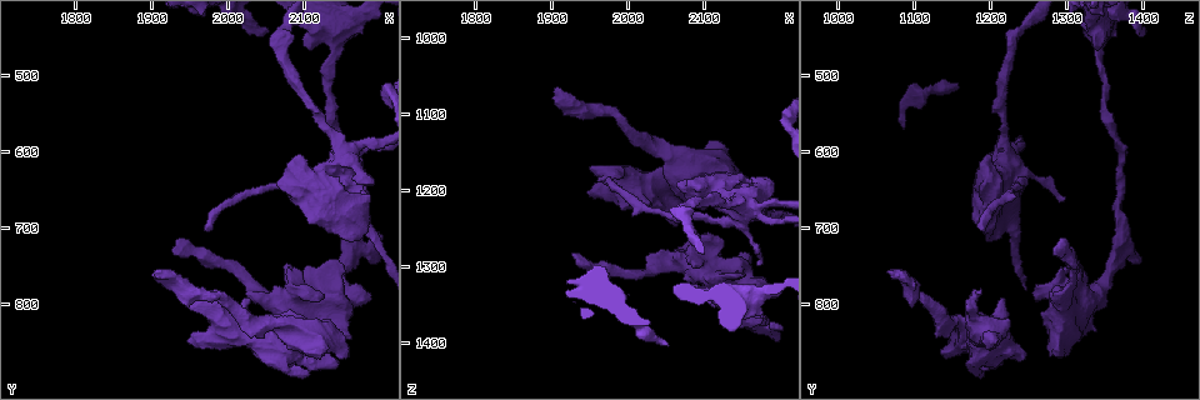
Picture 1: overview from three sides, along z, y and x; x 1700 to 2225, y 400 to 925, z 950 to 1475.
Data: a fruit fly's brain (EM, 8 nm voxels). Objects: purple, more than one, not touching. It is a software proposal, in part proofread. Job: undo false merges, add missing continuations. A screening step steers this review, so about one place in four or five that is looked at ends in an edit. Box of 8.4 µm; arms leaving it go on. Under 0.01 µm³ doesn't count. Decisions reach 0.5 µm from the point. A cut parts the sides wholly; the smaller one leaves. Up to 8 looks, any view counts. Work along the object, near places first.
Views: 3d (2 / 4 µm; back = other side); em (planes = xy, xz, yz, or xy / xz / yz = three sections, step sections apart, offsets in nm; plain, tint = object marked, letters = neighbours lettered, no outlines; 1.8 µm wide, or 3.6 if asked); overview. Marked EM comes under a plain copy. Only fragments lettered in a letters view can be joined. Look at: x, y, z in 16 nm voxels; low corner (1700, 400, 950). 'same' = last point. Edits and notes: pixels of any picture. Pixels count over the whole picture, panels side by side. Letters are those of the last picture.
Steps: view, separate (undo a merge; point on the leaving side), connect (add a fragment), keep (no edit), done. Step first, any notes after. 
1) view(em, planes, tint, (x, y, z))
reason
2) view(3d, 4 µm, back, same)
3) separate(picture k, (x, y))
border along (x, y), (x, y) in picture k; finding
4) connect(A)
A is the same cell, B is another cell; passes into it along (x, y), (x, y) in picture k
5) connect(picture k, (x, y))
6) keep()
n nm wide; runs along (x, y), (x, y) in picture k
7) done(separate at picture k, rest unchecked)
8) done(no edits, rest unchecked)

view(3d, 2 µm, back, (1905, 760, 1065))
branch stops here

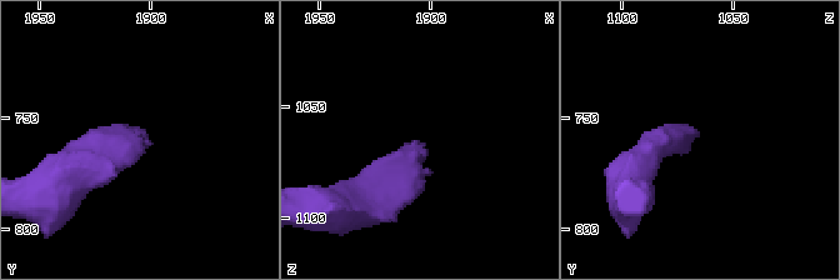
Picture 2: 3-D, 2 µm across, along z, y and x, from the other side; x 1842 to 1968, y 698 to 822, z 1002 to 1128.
view(em, yz, step 8, letters, (1908, 755, 1066))

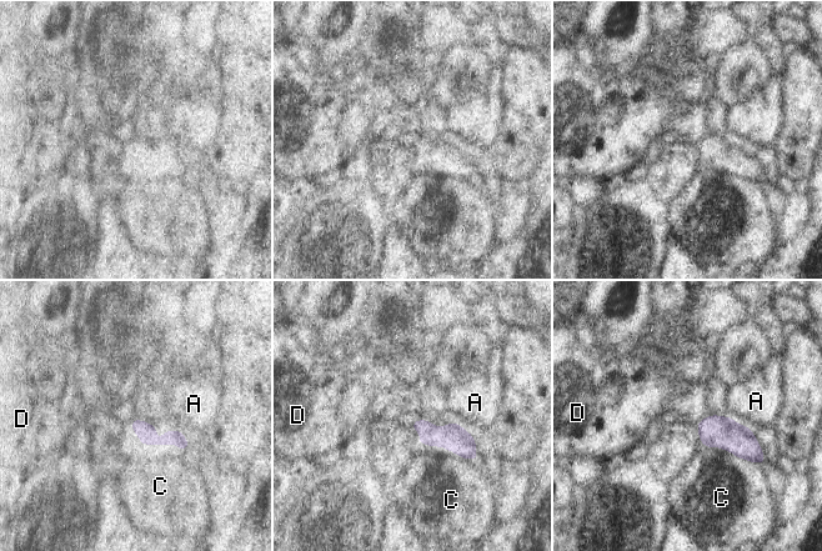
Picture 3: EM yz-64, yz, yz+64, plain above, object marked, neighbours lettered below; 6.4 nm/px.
view(em, xy, step 4, letters, same)
cut it another way

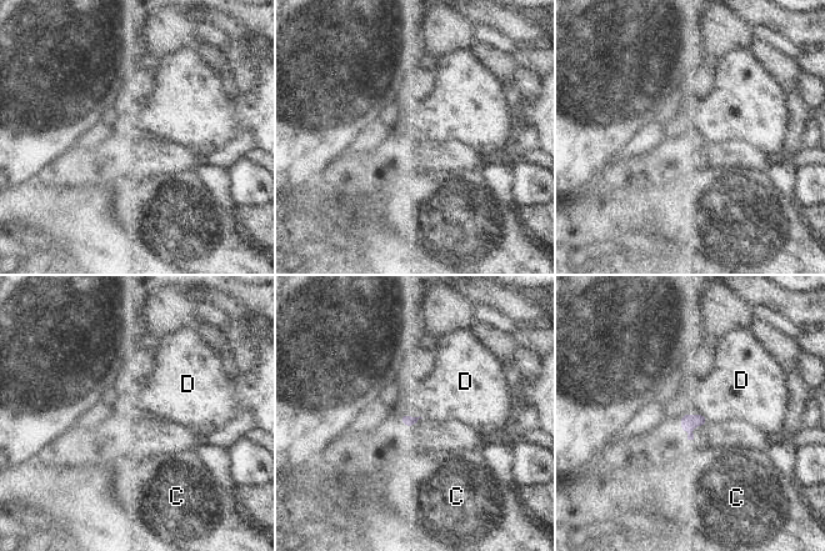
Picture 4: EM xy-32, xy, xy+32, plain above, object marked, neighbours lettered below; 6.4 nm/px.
keep()
C and D are other cells; border along (700, 412), (709, 421) in picture 4; none of them fits

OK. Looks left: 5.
view(em, xy, step 8, letters, (1925, 730, 1285))
free end

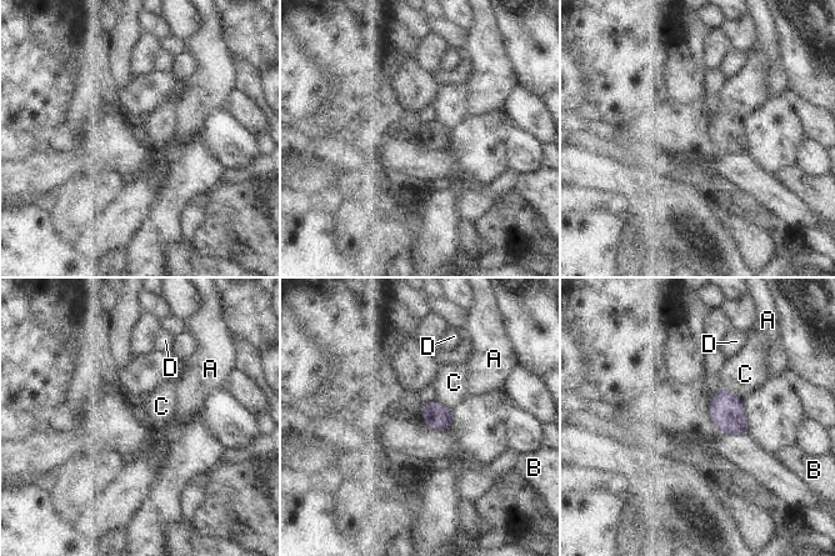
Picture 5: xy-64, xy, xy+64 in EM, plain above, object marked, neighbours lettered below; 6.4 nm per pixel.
keep()
A, B, C and D are other cells; border along (720, 385), (744, 400) in picture 5; no lettered fragment goes on from it

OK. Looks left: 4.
view(em, planes, letters, (2175, 670, 1295))
branch stops here

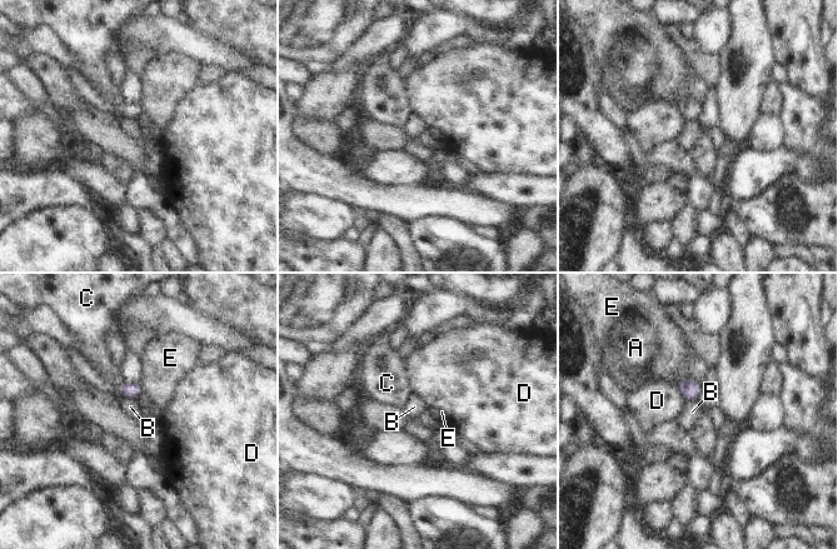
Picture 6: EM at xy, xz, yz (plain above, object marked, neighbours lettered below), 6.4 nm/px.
keep()
A, B, C, D and E are other cells; border along (119, 395), (134, 399) in picture 6; none of them fits

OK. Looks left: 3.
view(em, planes, tint, (2175, 590, 1215))
sudden change in width

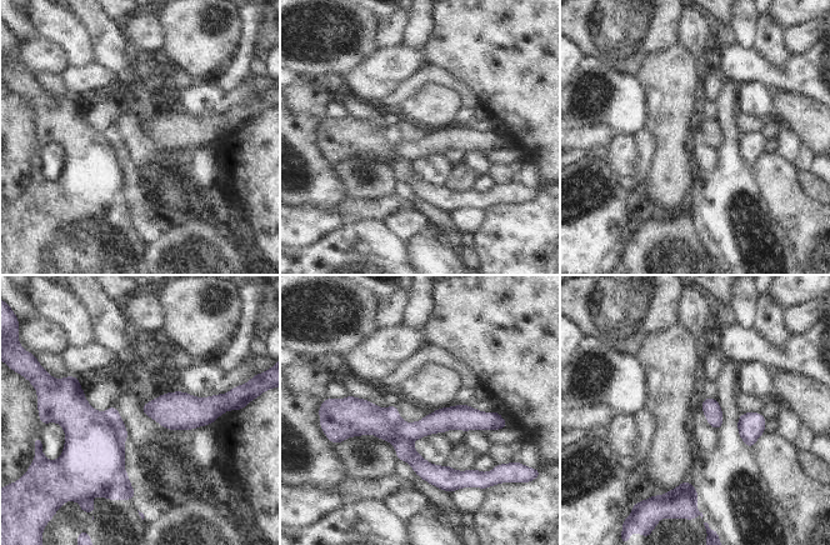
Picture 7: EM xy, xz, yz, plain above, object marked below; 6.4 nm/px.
view(em, planes, letters, same)

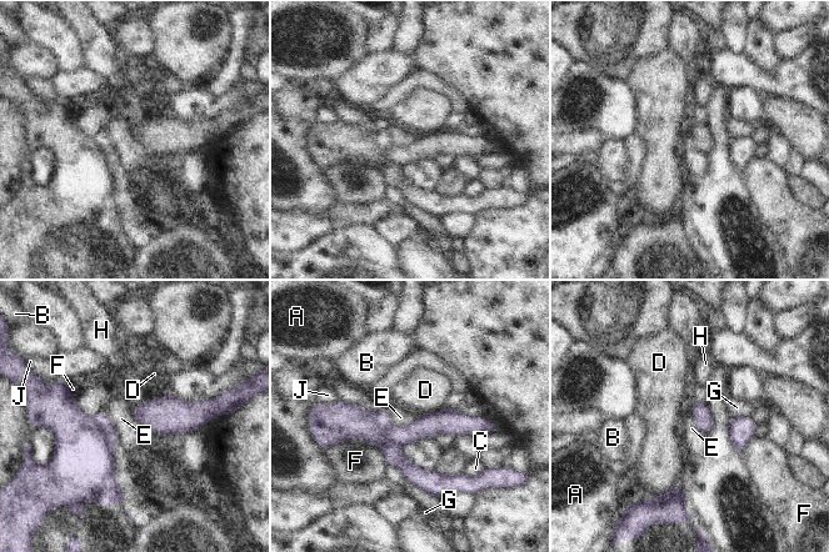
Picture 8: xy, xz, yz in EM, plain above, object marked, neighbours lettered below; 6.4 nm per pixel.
separate(picture 8, (103, 420))
A, B, C, D, E, F, G, H and J are other cells; border along (93, 417), (113, 447) in picture 8; two cells meet here

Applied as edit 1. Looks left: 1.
done(separate at picture 8, rest unchecked)

